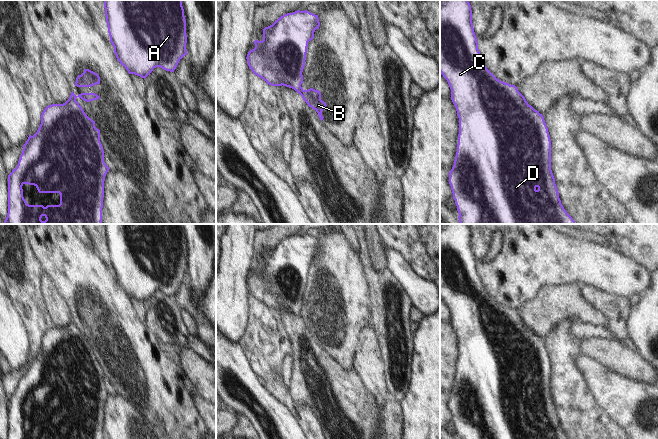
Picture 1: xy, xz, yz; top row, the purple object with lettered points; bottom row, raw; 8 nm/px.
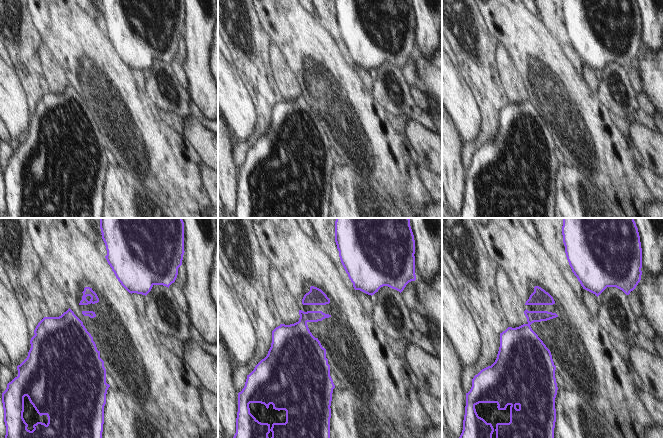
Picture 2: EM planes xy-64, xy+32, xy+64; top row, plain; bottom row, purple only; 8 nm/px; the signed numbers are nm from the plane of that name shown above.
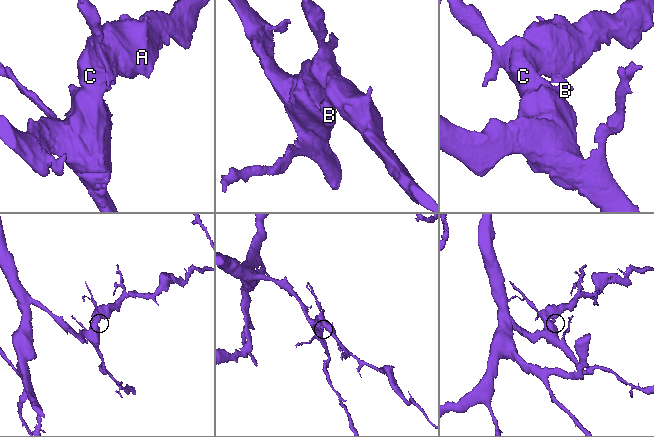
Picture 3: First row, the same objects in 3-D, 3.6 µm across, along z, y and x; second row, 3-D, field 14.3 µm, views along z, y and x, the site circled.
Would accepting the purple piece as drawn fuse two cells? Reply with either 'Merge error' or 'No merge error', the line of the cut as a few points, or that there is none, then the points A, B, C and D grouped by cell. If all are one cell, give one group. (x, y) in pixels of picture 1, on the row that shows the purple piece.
Merge error. Split along xy (75, 98), (70, 98), (67, 101). Groups: A C D / B

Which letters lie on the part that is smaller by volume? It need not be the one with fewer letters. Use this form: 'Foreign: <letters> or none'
Foreign: B

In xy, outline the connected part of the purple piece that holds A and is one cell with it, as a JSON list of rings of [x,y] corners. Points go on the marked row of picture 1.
[[[104,0],[104,8],[114,53],[129,74],[145,79],[156,67],[174,72],[179,61],[187,55],[186,20],[182,0]]]

